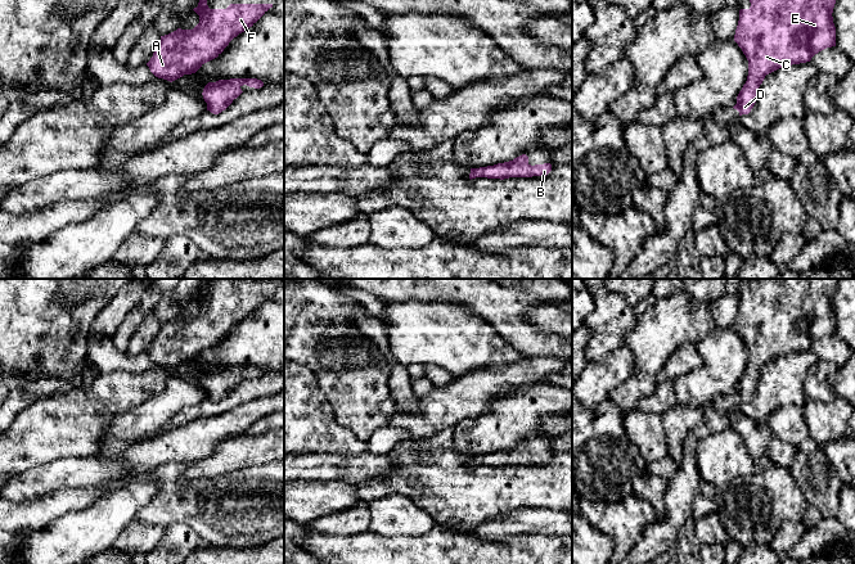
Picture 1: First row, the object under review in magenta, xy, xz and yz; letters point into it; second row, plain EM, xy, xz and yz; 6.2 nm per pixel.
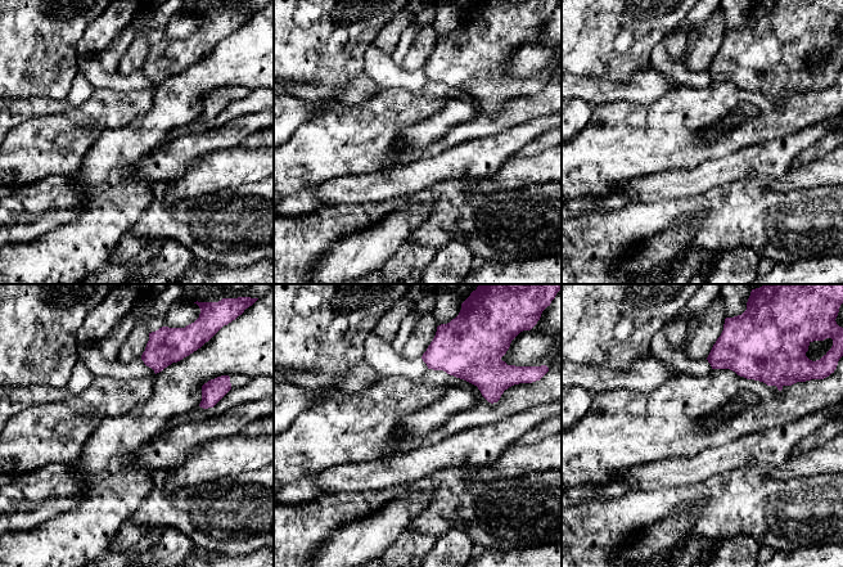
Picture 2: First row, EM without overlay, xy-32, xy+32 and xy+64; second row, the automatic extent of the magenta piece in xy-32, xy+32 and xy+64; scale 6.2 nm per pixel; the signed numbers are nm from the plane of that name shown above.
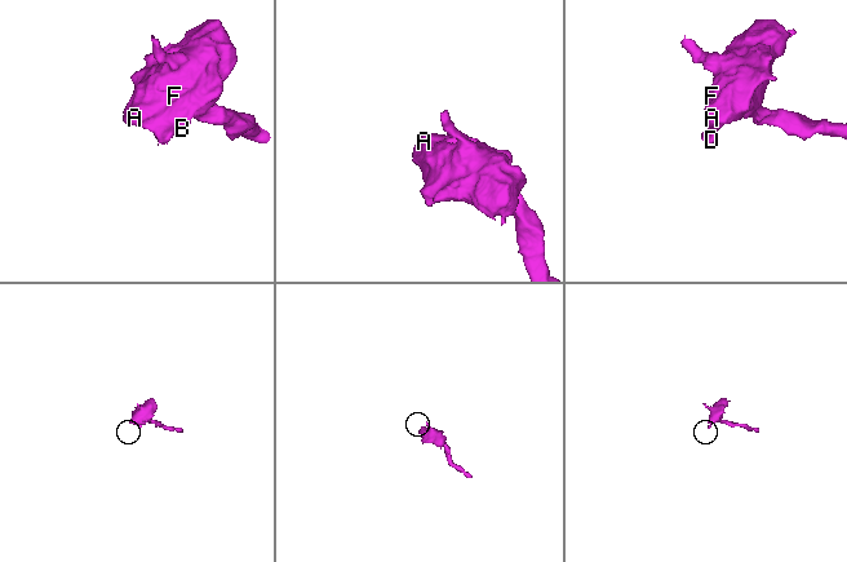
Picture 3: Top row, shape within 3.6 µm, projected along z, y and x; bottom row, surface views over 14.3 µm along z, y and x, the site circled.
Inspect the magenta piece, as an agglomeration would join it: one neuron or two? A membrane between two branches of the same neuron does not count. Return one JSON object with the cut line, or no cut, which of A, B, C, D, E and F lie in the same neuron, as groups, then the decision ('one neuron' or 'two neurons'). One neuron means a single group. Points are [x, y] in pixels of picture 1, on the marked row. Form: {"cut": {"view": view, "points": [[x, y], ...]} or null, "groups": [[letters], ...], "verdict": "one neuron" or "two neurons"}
{"cut": null, "groups": [["A", "B", "C", "D", "E", "F"]], "verdict": "one neuron"}

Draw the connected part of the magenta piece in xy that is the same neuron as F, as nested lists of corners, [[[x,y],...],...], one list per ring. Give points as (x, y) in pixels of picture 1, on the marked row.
[[[199,0],[193,9],[199,15],[199,23],[193,30],[177,28],[161,36],[147,66],[156,77],[170,82],[195,73],[270,8],[273,4],[230,4],[226,9],[210,9],[207,0]]]

